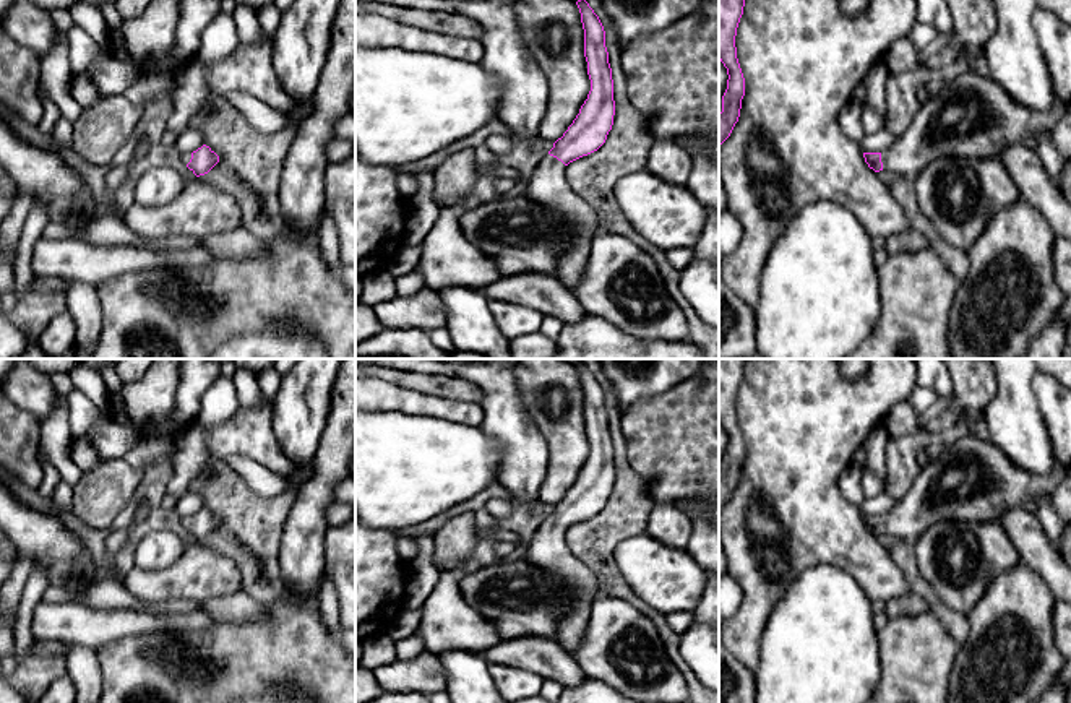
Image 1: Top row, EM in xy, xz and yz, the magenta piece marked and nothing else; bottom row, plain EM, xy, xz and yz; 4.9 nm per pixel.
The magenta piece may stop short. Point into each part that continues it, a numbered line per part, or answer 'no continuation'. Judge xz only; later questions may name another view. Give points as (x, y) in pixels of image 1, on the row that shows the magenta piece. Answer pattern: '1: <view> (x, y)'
1: xz (549, 187)

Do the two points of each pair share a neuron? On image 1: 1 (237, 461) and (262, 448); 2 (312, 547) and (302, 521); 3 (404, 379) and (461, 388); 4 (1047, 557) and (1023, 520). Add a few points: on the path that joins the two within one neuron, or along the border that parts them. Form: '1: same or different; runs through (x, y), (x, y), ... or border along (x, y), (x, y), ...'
1: different; border along (223, 457), (247, 455), (281, 474)
2: same; runs through (305, 541), (302, 528)
3: same; runs through (419, 382), (447, 387)
4: same; runs through (1037, 547), (1024, 530)

